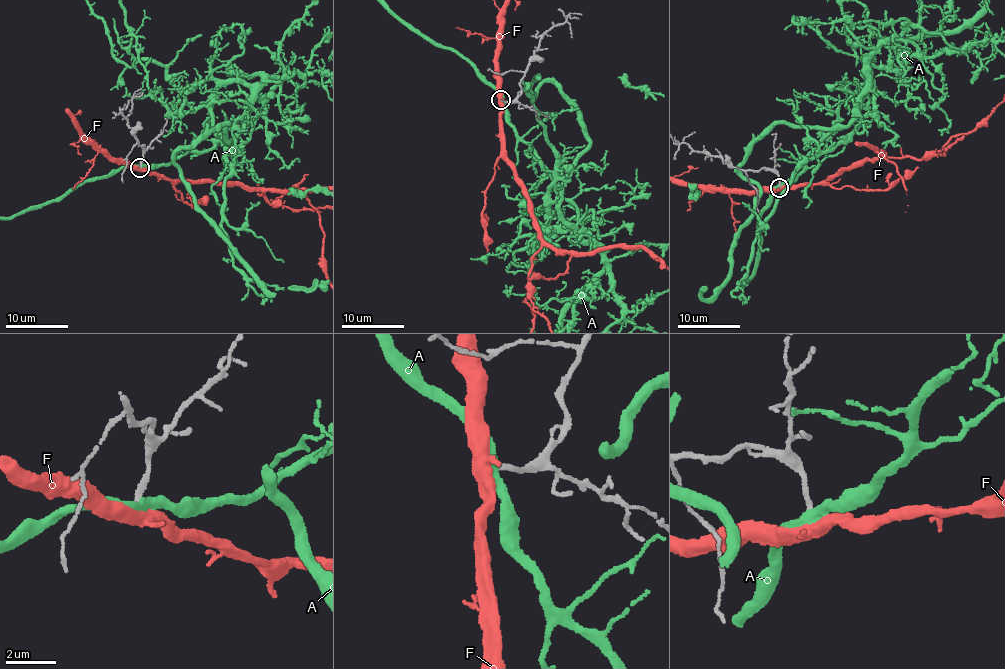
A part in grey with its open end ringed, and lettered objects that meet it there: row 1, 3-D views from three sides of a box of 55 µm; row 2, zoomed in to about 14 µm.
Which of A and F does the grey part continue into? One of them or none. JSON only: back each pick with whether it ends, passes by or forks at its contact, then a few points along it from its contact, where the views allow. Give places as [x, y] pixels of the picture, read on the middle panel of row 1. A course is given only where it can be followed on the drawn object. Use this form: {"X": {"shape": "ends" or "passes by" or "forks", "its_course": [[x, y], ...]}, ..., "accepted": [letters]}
{"accepted": []}

